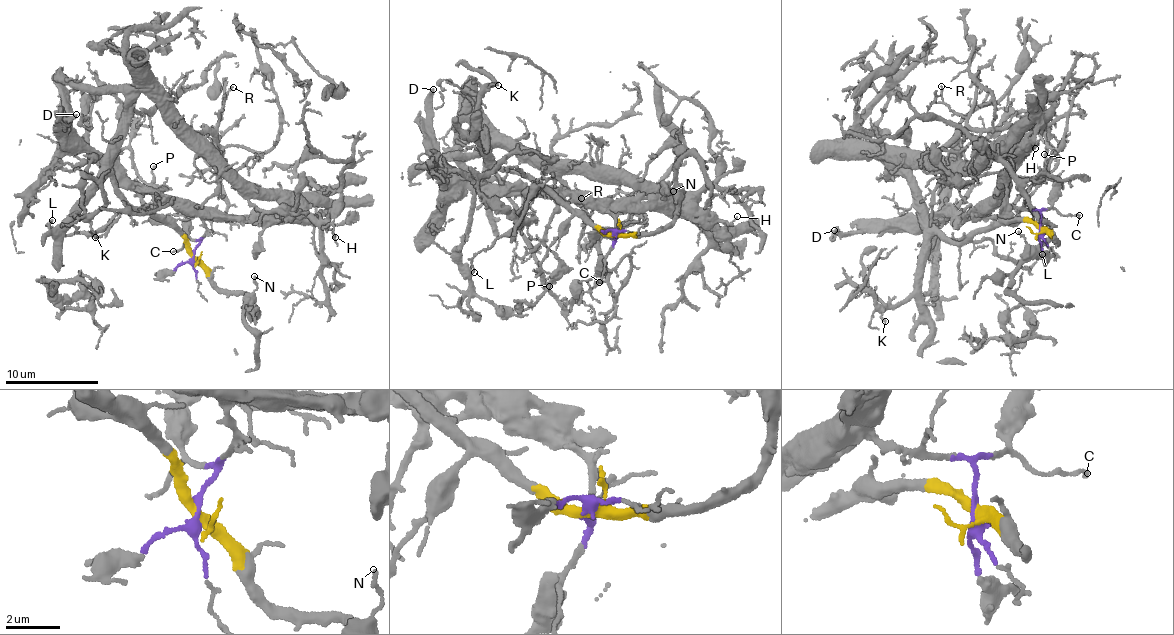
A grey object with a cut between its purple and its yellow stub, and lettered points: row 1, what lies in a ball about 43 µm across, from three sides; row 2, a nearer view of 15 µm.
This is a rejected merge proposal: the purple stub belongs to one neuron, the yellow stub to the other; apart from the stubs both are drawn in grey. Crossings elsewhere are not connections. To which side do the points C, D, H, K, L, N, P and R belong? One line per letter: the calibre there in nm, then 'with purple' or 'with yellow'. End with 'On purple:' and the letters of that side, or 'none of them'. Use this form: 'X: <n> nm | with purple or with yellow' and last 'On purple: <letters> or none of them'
C: 140 nm | with purple
D: 320 nm | with purple
H: 80 nm | with purple
K: 120 nm | with yellow
L: 120 nm | with yellow
N: 130 nm | with yellow
P: 110 nm | with purple
R: 120 nm | with yellow
On purple: C, D, H, P

